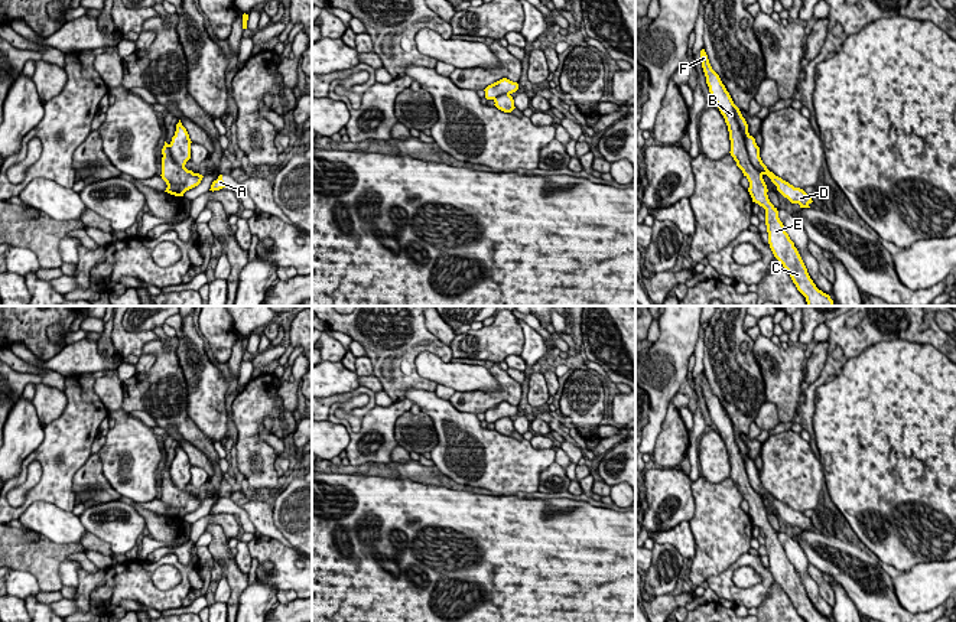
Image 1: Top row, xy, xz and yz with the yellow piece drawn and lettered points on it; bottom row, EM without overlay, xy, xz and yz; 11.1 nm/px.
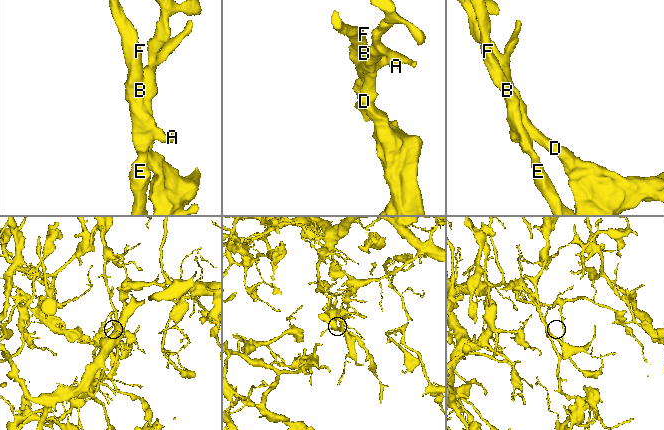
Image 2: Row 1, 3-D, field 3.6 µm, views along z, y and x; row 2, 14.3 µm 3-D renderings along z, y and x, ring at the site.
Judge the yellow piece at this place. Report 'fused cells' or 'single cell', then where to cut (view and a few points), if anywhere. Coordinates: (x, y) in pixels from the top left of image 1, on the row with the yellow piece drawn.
fused cells; cut in yz along (734, 106), (734, 117), (744, 134), (748, 159), (761, 175)

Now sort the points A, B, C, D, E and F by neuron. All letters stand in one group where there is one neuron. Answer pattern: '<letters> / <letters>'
A B C E F / D

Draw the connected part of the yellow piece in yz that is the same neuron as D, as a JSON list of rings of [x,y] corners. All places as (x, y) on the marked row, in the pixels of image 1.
[[[735,105],[735,118],[745,134],[745,144],[747,144],[749,160],[752,166],[760,172],[760,175],[767,175],[771,179],[771,182],[777,186],[777,190],[784,198],[787,198],[791,203],[799,203],[800,208],[810,208],[809,205],[813,202],[810,195],[807,195],[803,189],[794,188],[788,182],[775,176],[762,163],[760,157],[760,147],[757,146],[755,139],[748,133],[748,124],[736,105]]]

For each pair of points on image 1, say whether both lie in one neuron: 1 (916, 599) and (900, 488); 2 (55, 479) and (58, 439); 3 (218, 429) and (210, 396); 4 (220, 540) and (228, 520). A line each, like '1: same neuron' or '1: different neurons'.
1: different neurons
2: same neuron
3: same neuron
4: different neurons

